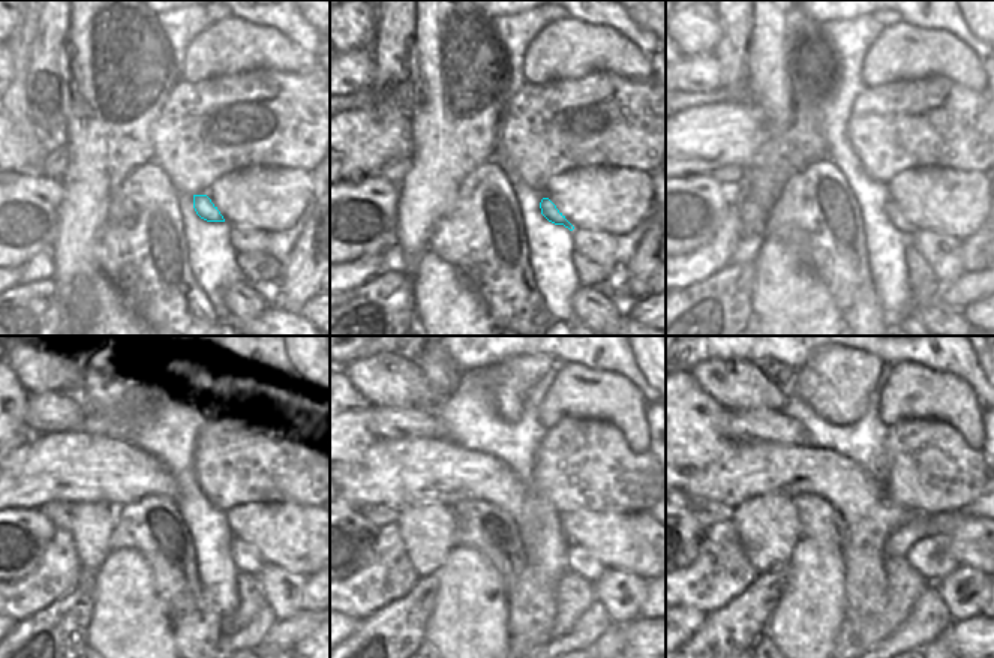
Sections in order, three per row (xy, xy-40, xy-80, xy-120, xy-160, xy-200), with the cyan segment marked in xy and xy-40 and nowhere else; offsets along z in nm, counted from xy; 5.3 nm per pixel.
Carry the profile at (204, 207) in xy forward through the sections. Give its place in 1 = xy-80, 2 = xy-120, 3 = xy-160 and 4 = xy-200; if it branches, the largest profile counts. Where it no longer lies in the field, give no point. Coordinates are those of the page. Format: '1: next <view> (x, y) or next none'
1: next xy-80 (894, 213)
2: next xy-120 (245, 559)
3: next xy-160 (580, 561)
4: next xy-200 (931, 558)

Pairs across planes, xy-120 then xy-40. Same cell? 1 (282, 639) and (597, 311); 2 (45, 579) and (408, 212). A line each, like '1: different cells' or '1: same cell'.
1: different cells
2: different cells

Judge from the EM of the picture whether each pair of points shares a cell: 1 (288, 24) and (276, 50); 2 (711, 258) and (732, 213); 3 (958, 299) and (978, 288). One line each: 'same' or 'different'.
1: different
2: same
3: same

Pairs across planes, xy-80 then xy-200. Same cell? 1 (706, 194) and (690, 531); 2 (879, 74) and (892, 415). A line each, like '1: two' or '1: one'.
1: one
2: one

